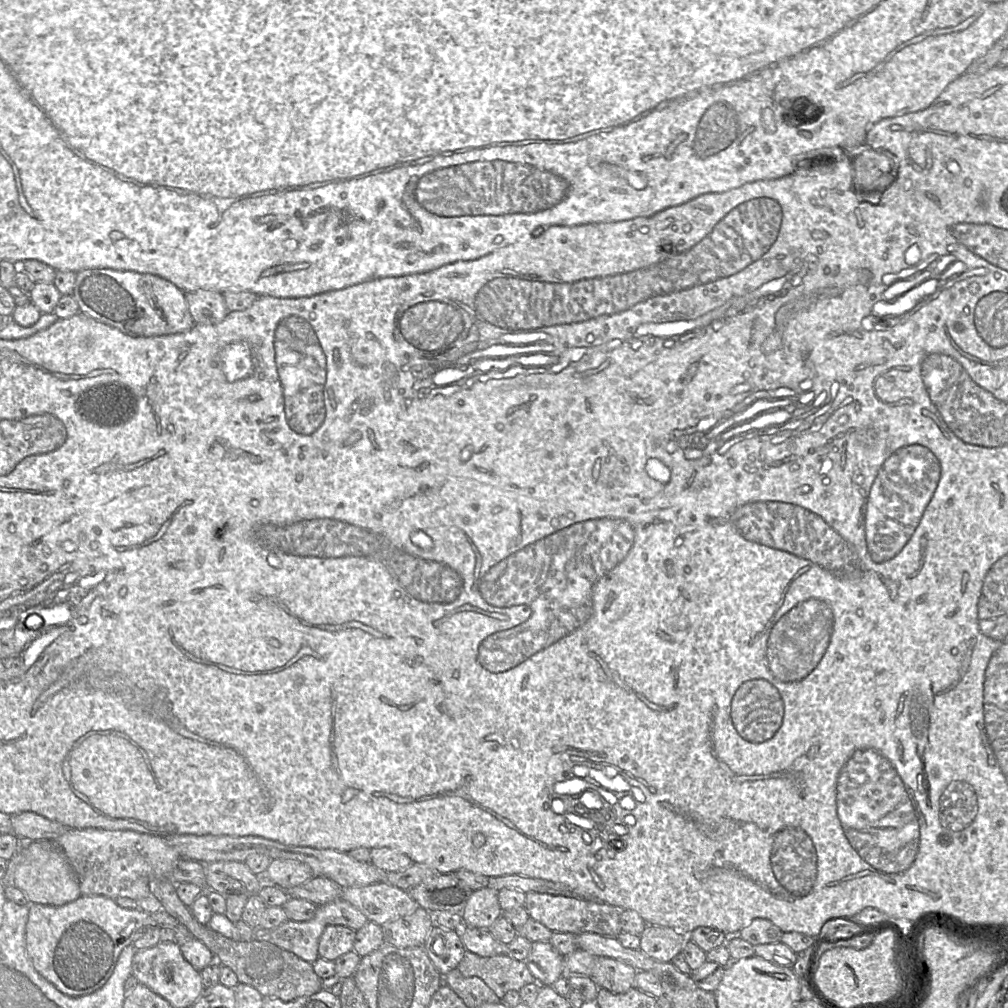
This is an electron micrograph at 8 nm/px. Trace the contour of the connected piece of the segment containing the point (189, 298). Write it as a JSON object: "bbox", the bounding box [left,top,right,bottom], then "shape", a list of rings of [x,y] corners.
{"bbox":[185,289,229,324],"shape":[[[198,289],[185,292],[188,309],[195,324],[217,324],[229,312],[220,292]]]}

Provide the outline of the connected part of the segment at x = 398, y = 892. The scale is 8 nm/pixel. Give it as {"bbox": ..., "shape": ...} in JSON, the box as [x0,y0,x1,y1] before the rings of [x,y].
{"bbox":[341,882,420,925],"shape":[[[383,882],[343,888],[341,900],[351,903],[368,921],[379,925],[412,914],[420,907],[408,891]]]}

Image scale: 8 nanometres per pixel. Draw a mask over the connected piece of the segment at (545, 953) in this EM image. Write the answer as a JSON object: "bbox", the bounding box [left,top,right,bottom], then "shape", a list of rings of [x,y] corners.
{"bbox":[525,942,564,986],"shape":[[[533,942],[525,963],[535,982],[540,985],[552,986],[564,975],[564,956],[558,953],[549,942]]]}

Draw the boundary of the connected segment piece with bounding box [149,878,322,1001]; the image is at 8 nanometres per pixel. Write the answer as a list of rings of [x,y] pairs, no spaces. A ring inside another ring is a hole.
[[[153,878],[149,882],[151,893],[163,905],[165,910],[185,925],[195,939],[200,940],[214,955],[222,966],[230,968],[237,976],[238,982],[252,986],[263,997],[279,998],[293,1001],[299,997],[310,996],[322,989],[322,979],[315,973],[312,963],[307,962],[294,953],[287,951],[267,939],[250,941],[232,940],[200,924],[177,895],[176,884],[167,879]]]

